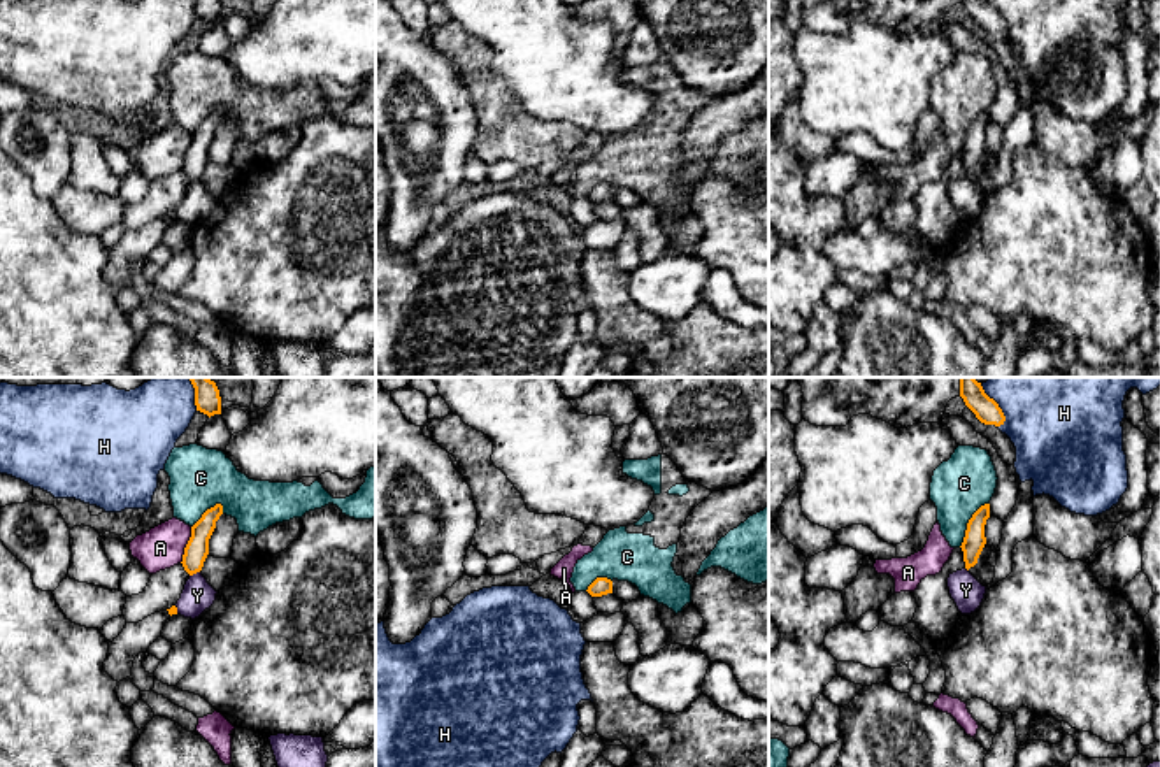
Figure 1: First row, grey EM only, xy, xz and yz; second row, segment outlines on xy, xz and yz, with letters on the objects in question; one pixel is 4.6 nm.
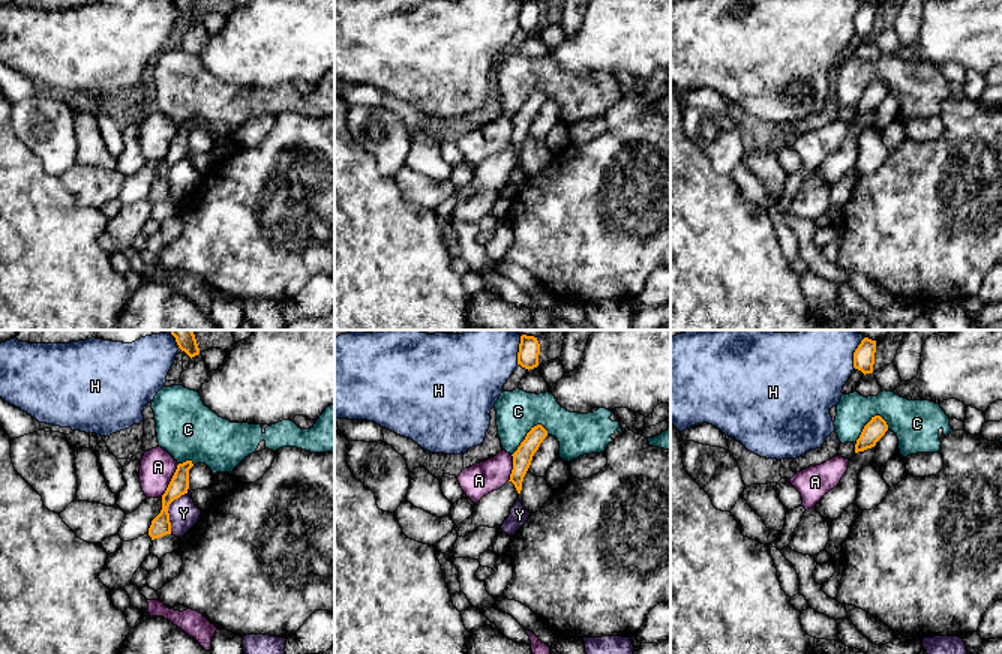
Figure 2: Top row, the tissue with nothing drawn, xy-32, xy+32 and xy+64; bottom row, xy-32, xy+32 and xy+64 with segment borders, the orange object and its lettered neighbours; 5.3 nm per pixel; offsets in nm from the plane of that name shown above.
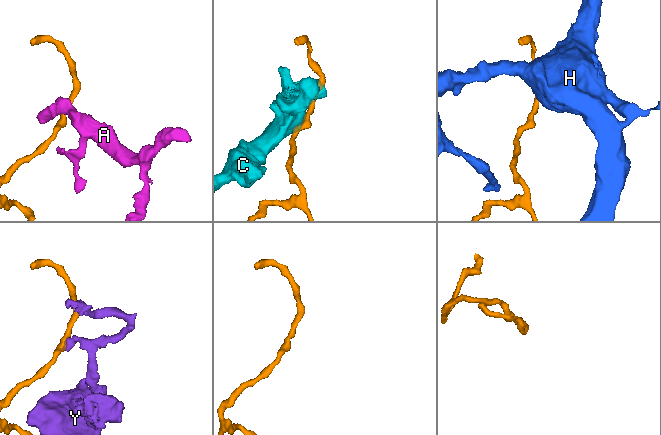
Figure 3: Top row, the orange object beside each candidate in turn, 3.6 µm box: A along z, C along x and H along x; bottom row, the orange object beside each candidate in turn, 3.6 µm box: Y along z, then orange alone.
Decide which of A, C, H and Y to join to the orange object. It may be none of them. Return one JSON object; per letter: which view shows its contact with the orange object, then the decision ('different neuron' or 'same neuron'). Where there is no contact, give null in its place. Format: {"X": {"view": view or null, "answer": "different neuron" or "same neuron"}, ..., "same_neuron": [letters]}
{"A": {"view": "xy", "answer": "different neuron"}, "C": {"view": "yz", "answer": "different neuron"}, "H": {"view": "yz", "answer": "different neuron"}, "Y": {"view": "xy", "answer": "different neuron"}, "same_neuron": []}

